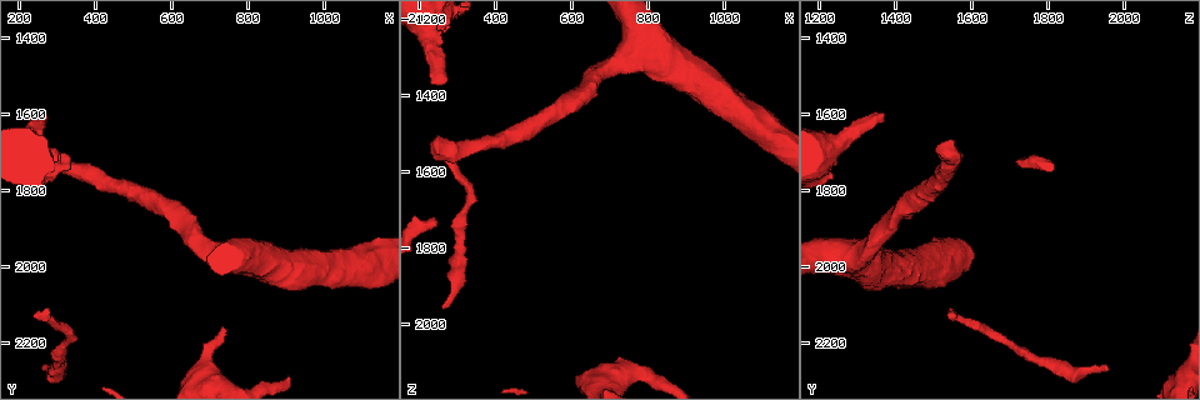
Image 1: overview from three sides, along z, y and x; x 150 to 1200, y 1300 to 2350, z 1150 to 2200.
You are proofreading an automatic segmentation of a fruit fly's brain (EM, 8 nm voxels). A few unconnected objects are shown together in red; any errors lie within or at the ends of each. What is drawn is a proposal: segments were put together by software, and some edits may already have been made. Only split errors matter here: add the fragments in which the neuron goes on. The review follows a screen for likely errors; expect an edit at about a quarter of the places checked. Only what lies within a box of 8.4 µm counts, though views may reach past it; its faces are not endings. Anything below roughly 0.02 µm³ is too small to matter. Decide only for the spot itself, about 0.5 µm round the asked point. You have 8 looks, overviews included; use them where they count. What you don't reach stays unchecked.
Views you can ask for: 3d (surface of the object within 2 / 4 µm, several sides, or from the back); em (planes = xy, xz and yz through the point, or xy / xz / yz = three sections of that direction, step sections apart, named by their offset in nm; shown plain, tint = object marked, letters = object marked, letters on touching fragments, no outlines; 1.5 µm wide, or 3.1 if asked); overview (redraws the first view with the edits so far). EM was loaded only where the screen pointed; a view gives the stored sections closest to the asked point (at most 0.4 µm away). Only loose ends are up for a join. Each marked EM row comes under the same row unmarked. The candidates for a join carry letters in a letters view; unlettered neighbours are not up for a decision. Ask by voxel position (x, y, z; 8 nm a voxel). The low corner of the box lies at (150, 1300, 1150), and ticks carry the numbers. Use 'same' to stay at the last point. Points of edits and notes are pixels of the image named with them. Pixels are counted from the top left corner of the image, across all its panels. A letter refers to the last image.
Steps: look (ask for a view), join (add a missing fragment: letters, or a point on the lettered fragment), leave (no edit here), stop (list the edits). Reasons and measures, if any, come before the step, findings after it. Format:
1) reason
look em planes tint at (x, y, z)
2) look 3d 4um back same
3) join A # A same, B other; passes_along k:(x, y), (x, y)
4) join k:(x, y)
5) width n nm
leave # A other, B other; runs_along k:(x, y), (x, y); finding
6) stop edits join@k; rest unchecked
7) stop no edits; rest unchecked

stops while still wide
look 3d 4um at (235, 1605, 1370)

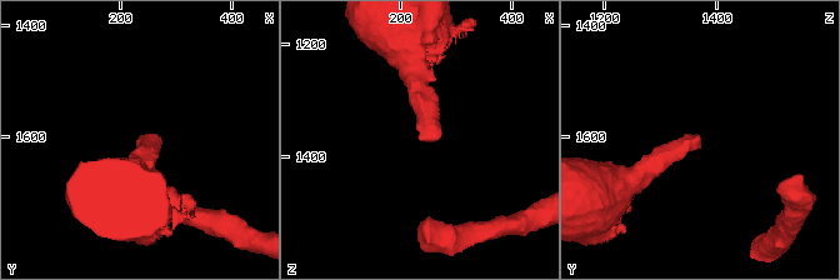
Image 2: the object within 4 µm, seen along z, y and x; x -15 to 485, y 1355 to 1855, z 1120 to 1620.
look em xy step 4 letters at (230, 1605, 1370)

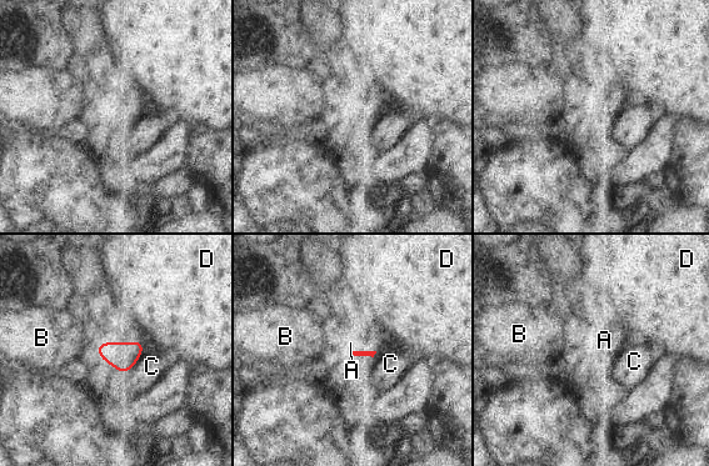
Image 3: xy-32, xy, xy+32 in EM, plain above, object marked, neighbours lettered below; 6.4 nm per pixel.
another direction
look em planes letters same

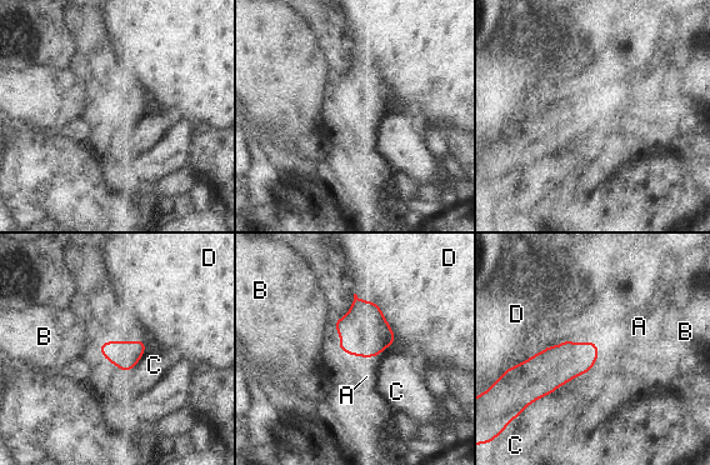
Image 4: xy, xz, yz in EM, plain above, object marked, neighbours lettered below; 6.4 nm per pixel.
longest_contact D 420 nm
join A # A same, B other, C other, D other; passes_along 4:(568, 360), (595, 346), (629, 330); it goes on there

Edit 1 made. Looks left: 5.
free end
look 3d 2um at (245, 2130, 1530)

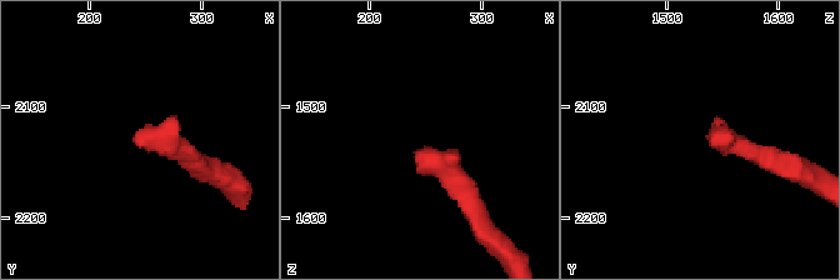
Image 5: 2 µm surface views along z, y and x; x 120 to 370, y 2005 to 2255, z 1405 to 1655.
now the EM
look em planes letters at (248, 2126, 1538)

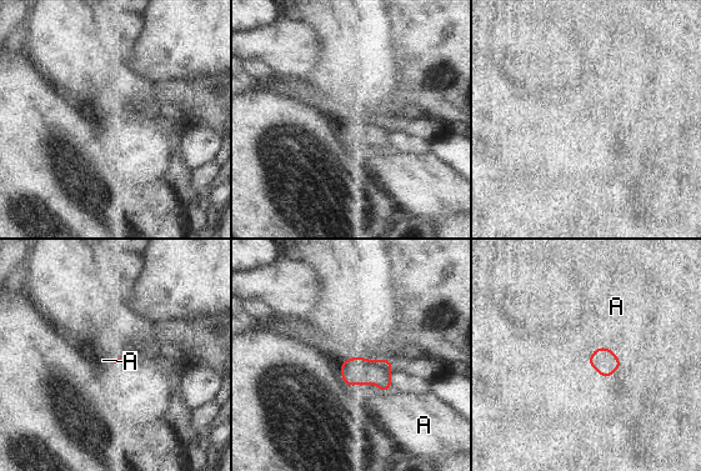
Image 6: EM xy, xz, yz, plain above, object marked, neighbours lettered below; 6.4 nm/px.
leave # A other; border 6:(344, 384), (391, 387); none of them fits

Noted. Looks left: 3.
branch stops here
look 3d 2um back at (265, 2275, 1955)

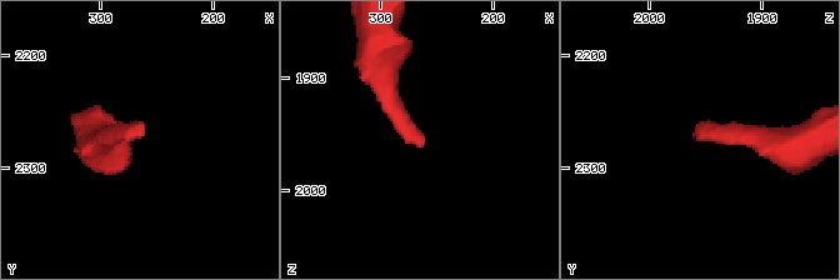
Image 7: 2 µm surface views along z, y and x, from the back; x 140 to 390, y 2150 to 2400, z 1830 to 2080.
now the EM
look em yz step 4 tint at (262, 2272, 1958)

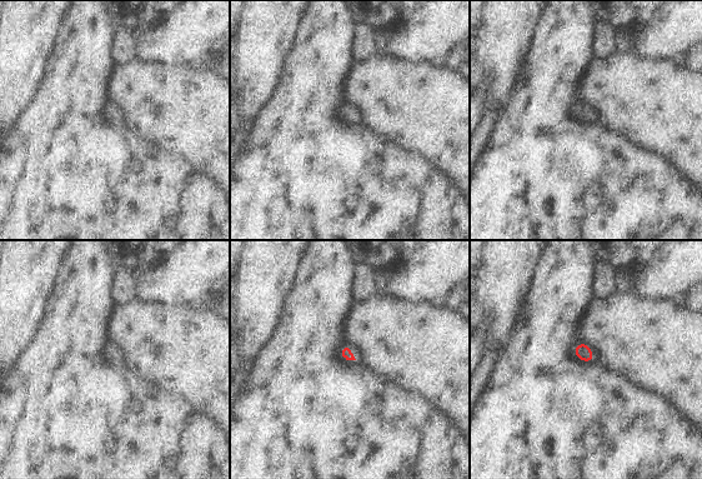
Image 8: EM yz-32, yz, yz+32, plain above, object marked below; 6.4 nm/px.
another direction
look em xz step 4 letters same

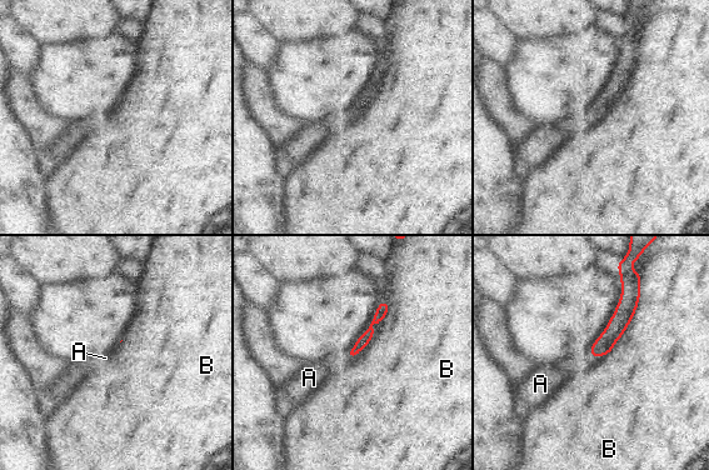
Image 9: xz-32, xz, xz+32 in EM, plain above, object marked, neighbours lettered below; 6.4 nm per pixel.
join A # A same, B other; passes_along 9:(617, 326), (592, 356), (557, 373); the neuron continues

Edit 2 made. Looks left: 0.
stop edits join@4, join@9; rest unchecked

